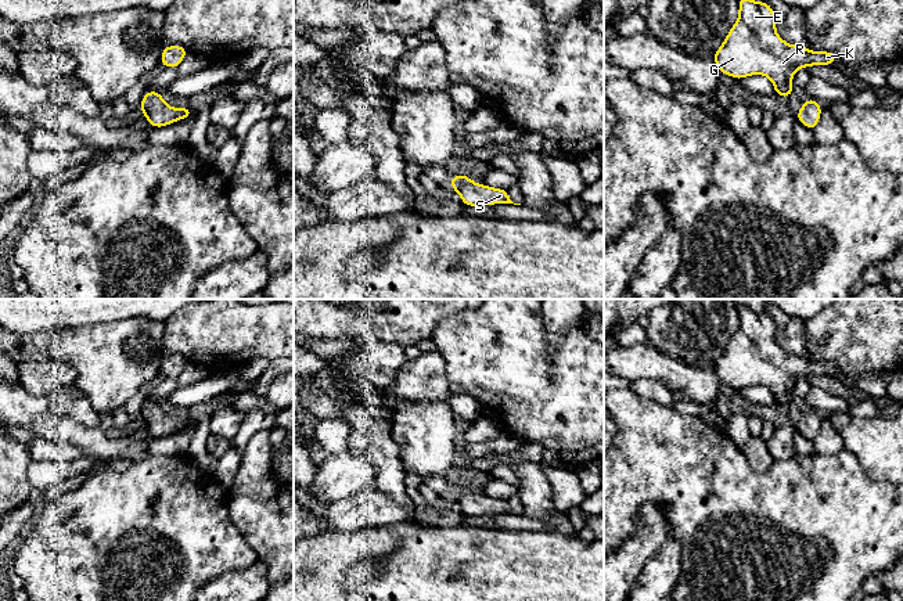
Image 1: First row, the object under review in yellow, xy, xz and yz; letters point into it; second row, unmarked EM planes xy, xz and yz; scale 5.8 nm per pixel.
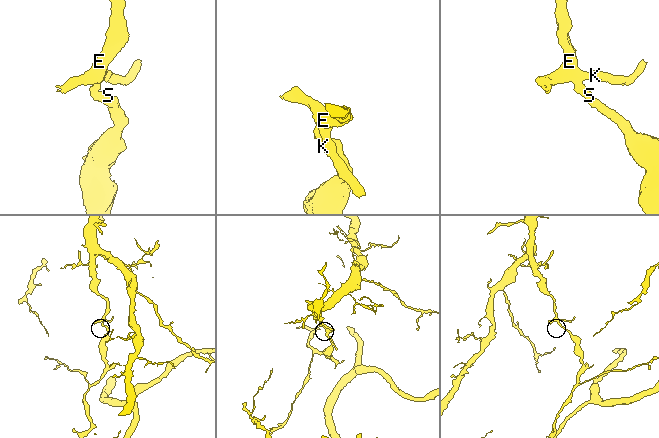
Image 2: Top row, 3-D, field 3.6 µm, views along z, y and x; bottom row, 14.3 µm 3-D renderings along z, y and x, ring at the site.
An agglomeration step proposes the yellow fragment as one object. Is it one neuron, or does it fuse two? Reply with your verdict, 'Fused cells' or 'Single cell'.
Single cell

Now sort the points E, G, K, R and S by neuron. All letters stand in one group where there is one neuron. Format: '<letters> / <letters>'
E G K R S

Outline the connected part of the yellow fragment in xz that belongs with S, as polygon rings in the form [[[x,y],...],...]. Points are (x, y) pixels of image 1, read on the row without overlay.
[[[454,485],[450,490],[452,500],[461,505],[461,514],[468,517],[483,517],[494,514],[514,514],[507,500],[476,494],[465,485]]]

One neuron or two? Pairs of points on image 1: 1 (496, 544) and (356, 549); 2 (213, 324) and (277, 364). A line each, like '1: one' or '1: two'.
1: one
2: two

